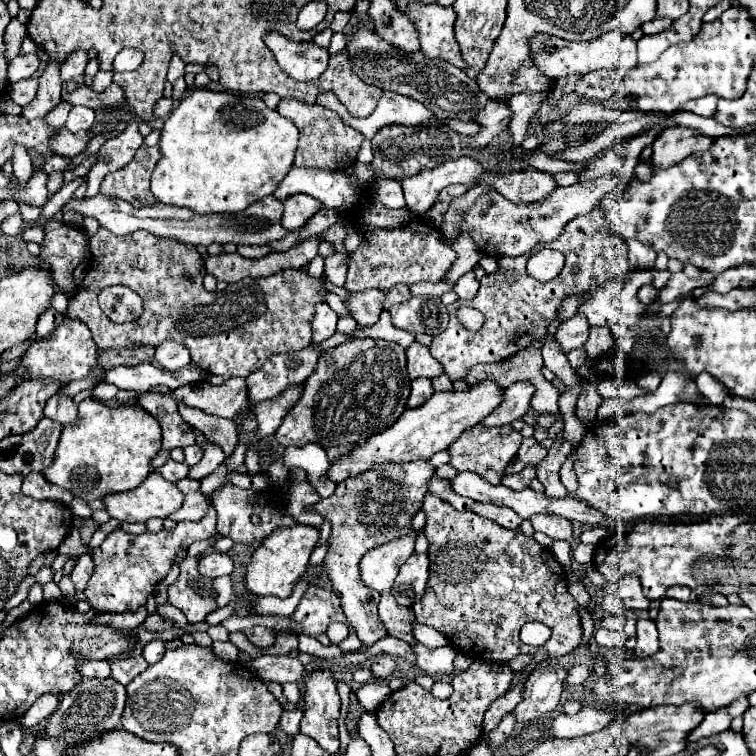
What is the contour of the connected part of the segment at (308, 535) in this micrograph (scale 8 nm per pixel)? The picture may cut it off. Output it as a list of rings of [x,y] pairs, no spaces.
[[[296,524],[290,528],[274,530],[268,538],[262,540],[260,548],[254,552],[250,566],[246,568],[246,590],[256,596],[278,596],[288,598],[300,580],[300,576],[308,568],[310,554],[320,538],[320,532],[314,526]]]

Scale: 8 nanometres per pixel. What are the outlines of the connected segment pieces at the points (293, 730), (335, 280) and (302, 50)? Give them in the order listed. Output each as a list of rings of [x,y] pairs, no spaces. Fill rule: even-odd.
[[[286,710],[280,718],[280,728],[286,732],[286,734],[298,734],[300,732],[300,718],[302,718],[302,710]]]
[[[332,254],[324,258],[324,278],[328,278],[336,286],[344,286],[348,272],[348,258],[344,254]]]
[[[278,32],[266,36],[268,46],[278,46],[278,66],[292,80],[316,80],[328,66],[328,50],[312,42],[290,42]]]

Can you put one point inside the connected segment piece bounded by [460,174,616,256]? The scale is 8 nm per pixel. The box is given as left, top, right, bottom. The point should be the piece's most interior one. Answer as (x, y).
(501, 228)

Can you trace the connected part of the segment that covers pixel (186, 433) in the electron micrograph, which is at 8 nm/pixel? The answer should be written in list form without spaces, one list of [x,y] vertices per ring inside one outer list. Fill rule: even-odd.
[[[144,392],[138,394],[138,404],[160,422],[164,450],[186,448],[190,444],[196,444],[192,426],[180,416],[178,404],[172,400],[170,394]]]

